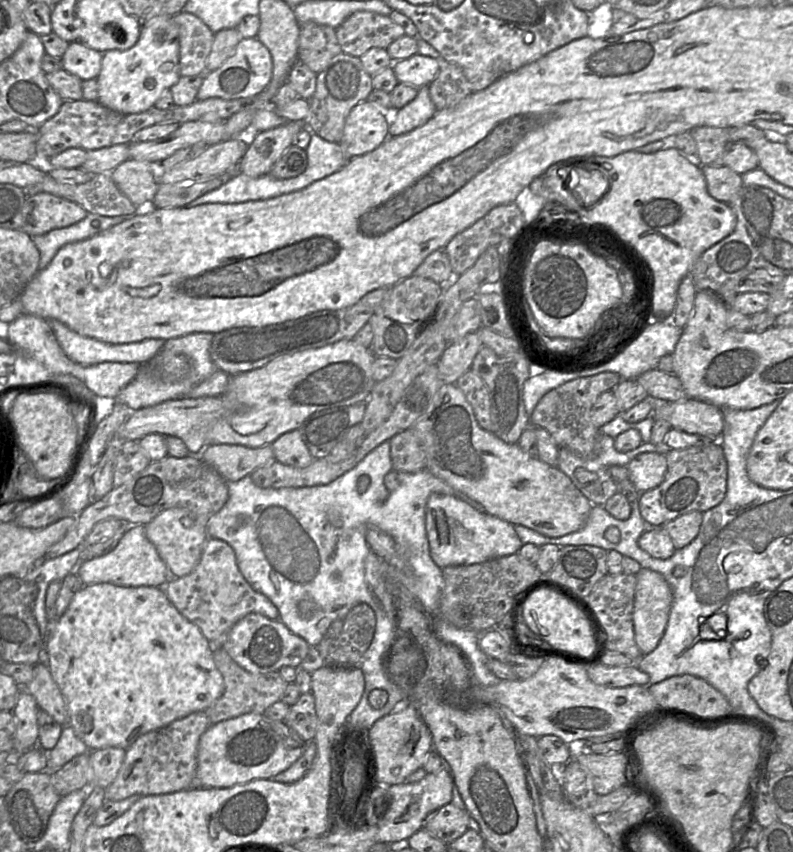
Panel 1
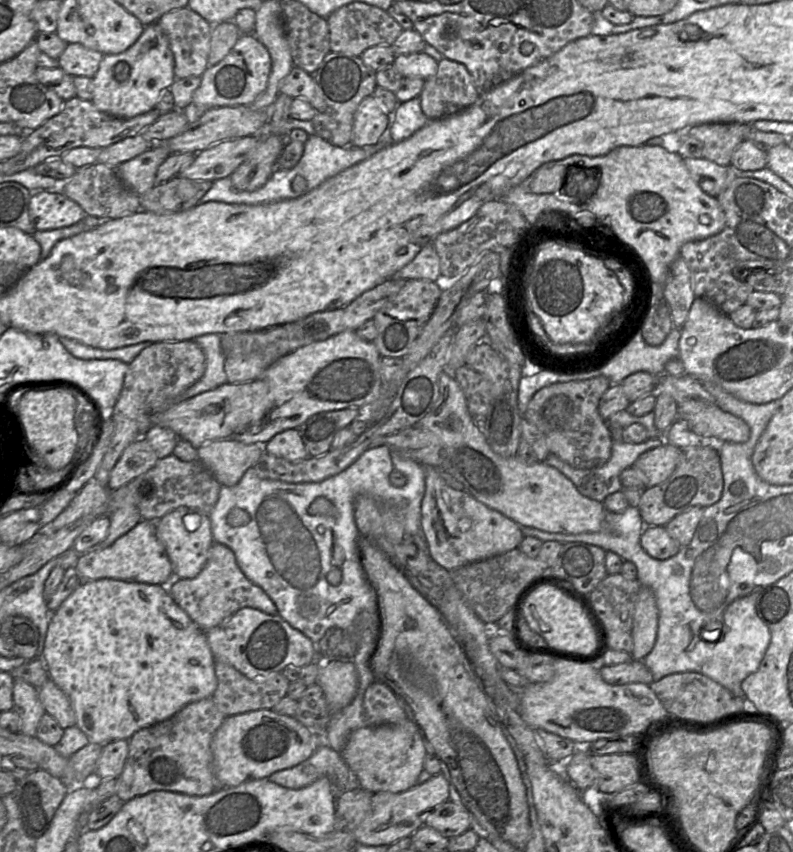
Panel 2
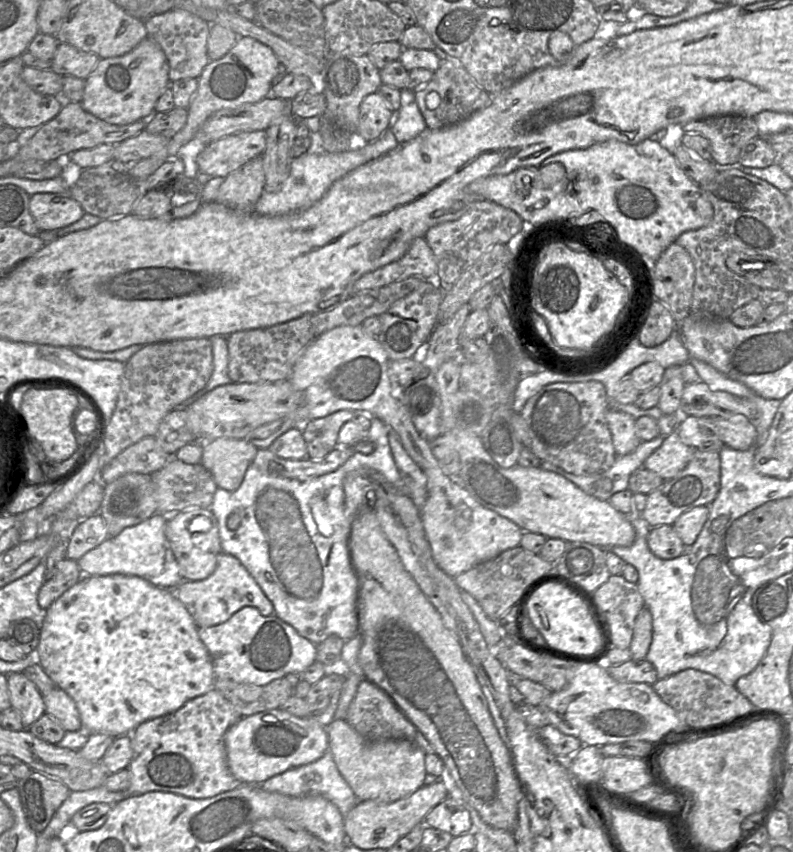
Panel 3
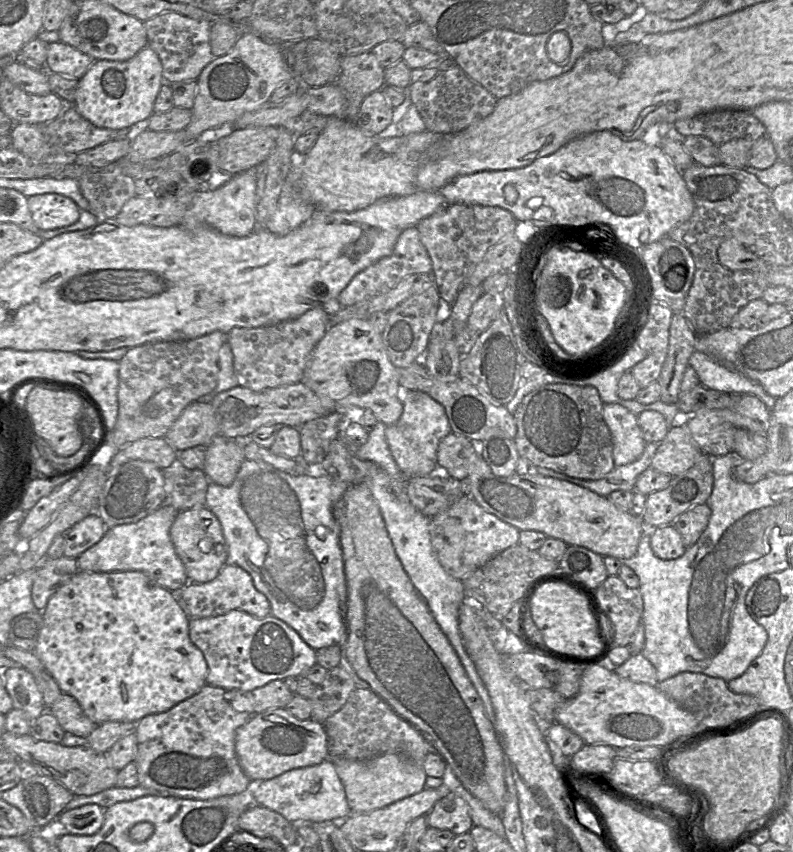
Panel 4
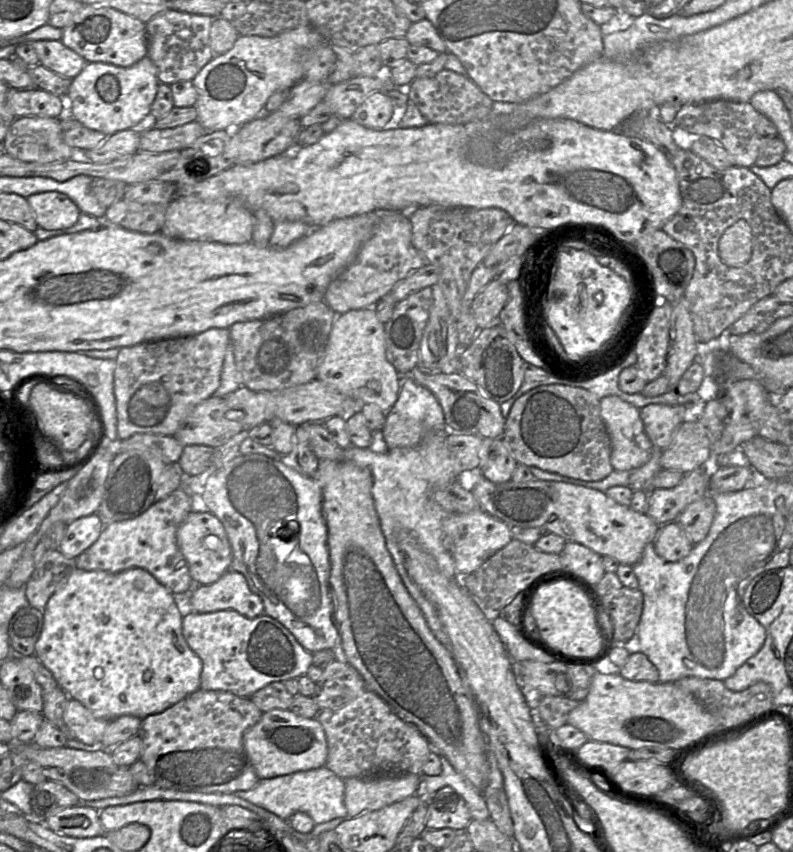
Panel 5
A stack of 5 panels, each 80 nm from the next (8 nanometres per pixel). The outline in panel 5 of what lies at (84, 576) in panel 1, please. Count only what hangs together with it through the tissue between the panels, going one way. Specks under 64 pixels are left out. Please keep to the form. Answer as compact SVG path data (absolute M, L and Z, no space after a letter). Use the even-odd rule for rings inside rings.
M177 489L136 517L105 524L99 538L75 558L76 568L107 572L143 568L173 594L189 590L193 587L193 579L177 544L177 530L197 505L199 503L190 495Z

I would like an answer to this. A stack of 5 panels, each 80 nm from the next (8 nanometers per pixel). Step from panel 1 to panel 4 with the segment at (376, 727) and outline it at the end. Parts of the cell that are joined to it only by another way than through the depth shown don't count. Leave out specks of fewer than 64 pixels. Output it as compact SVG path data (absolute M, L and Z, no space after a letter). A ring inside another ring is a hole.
M385 753L366 761L346 758L332 759L335 770L345 789L351 813L368 813L383 808L425 788L426 773L421 763L408 761L407 756Z

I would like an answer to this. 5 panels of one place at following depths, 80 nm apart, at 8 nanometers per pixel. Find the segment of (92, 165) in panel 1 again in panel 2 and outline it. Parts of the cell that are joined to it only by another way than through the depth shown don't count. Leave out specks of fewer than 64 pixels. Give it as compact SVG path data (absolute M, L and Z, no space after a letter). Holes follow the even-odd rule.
M141 134L125 138L103 148L97 158L97 163L103 163L117 168L121 163L144 153L152 145L153 142L146 140Z

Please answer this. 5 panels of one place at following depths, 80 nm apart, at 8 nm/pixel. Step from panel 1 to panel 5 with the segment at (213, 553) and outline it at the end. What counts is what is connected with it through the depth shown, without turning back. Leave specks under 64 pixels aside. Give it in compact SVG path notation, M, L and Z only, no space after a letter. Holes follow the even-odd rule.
M232 569L213 584L194 588L190 603L197 613L235 610L247 618L264 614L261 598L250 590L245 576Z

